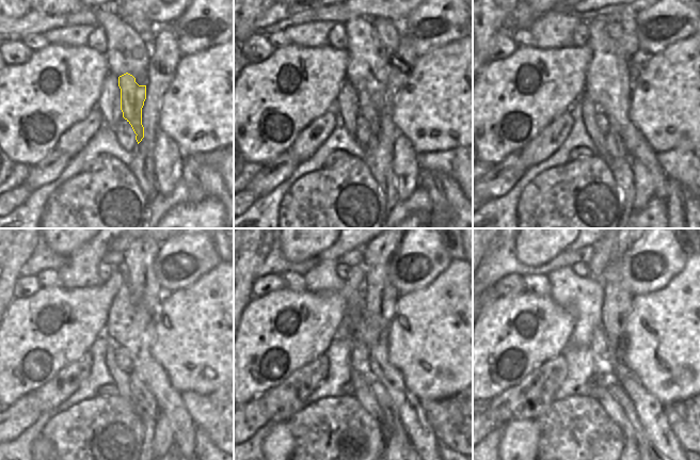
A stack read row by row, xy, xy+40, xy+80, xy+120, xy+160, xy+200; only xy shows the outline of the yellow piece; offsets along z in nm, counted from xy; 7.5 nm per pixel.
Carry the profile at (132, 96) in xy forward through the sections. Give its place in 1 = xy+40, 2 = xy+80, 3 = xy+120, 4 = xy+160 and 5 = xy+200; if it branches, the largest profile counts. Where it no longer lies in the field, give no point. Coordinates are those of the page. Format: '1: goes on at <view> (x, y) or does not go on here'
1: goes on at xy+40 (367, 109)
2: goes on at xy+80 (616, 148)
3: goes on at xy+120 (145, 400)
4: goes on at xy+160 (393, 422)
5: goes on at xy+200 (641, 438)

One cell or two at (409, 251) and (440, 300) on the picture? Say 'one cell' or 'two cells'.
two cells

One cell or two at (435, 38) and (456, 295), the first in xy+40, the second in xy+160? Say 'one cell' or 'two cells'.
two cells

